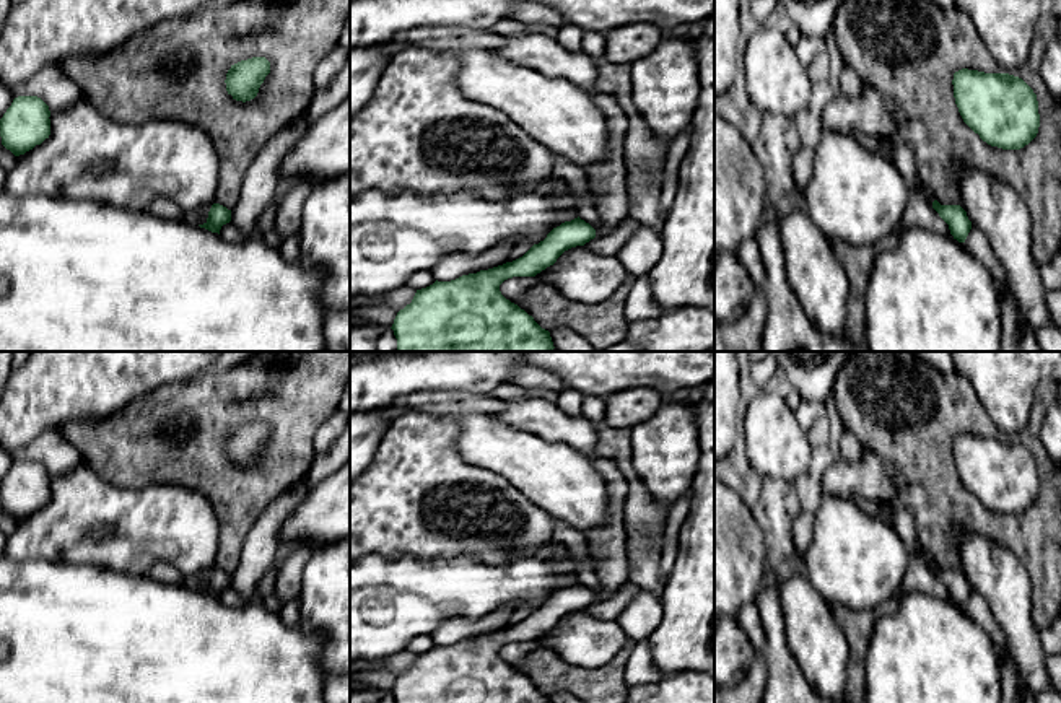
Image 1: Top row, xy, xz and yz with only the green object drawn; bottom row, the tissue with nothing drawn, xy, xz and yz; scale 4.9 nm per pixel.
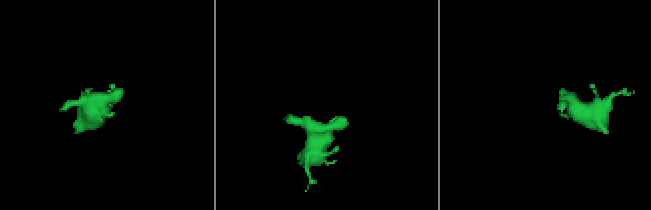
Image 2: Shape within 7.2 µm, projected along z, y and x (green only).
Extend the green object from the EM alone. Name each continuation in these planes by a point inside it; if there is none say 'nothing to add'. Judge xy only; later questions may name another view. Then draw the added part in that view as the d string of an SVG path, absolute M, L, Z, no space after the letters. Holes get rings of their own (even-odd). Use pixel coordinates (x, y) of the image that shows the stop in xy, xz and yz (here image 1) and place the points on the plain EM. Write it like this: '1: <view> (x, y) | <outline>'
nothing to add

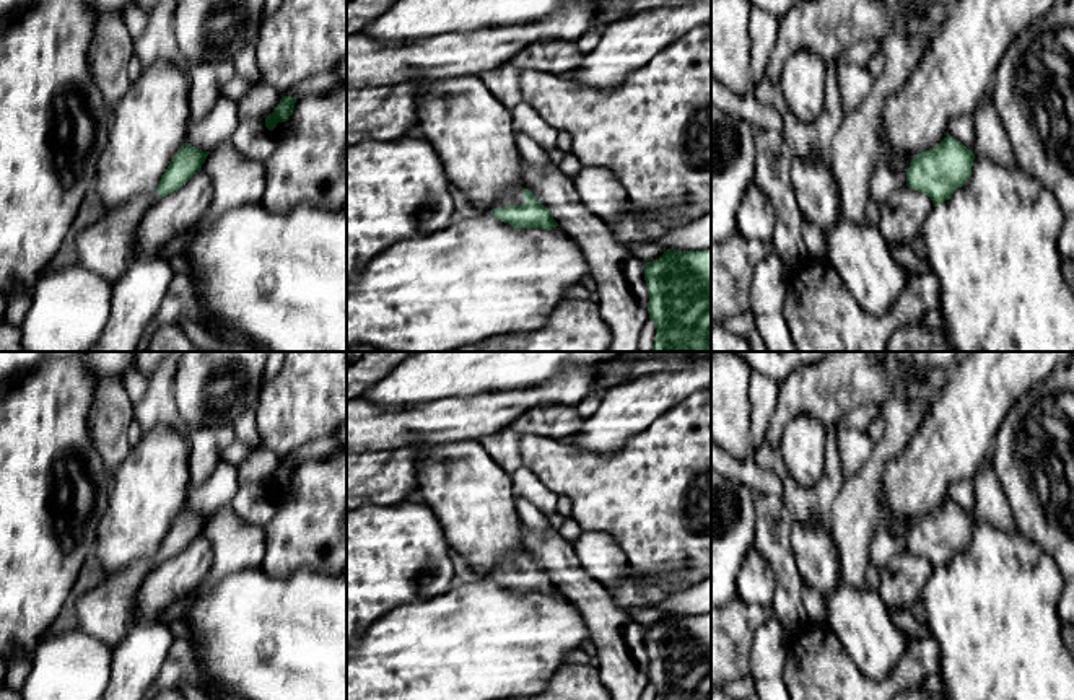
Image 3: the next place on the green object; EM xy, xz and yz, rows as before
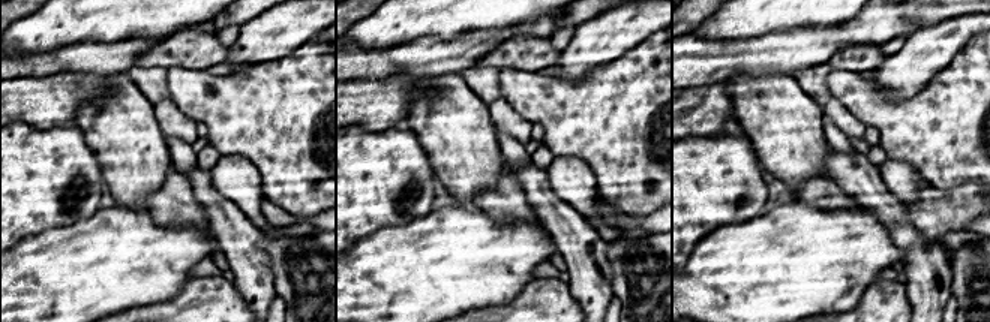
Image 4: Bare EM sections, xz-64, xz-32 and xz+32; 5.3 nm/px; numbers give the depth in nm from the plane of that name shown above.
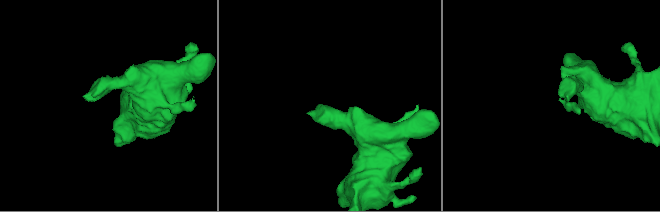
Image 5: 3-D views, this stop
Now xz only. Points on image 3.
1: xz (516, 562) | M519 553L516 557L508 557L508 558L500 560L493 567L491 575L493 573L504 573L504 571L509 571L509 570L521 570L521 568L524 568L524 557L522 557L522 553Z

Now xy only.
1: xy (106, 612) | M158 557L132 562L83 593L75 604L78 628L116 650L133 627L135 597L142 581L159 565Z

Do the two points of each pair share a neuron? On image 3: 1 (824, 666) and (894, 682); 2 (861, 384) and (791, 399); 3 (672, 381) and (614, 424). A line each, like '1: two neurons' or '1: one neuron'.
1: one neuron
2: one neuron
3: one neuron

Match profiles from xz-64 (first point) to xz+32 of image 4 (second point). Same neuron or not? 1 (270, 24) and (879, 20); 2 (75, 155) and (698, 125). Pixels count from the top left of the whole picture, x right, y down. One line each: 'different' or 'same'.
1: different
2: different

